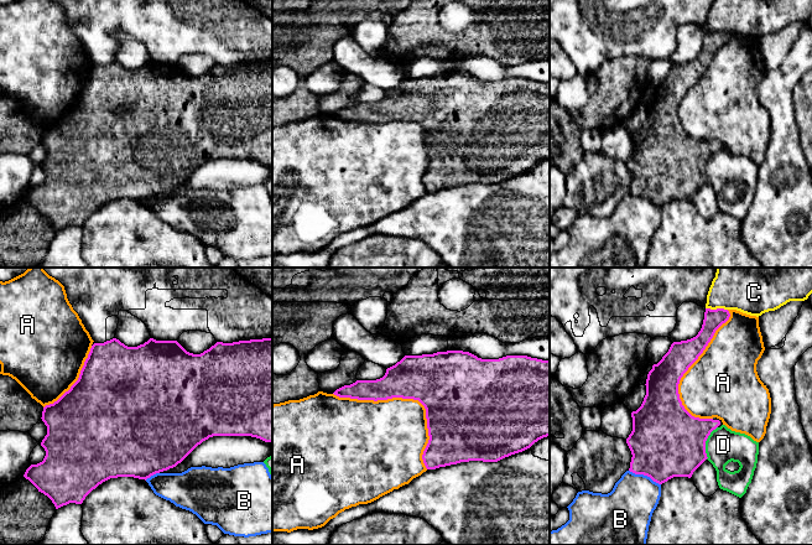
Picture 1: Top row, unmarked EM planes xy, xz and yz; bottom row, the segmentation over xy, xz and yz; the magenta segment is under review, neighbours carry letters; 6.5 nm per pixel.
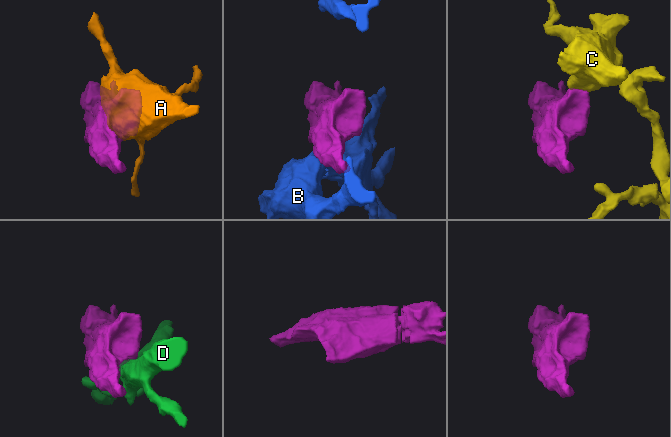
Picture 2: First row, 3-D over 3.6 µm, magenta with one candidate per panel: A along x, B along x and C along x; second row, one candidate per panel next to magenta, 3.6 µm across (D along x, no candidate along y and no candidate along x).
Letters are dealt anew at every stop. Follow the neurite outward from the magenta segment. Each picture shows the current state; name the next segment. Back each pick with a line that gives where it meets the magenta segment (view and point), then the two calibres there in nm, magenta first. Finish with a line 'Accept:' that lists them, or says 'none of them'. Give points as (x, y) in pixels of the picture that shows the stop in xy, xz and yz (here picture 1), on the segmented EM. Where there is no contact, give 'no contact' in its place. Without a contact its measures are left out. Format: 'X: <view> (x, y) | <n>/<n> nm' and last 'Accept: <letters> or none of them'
Accept: none of them

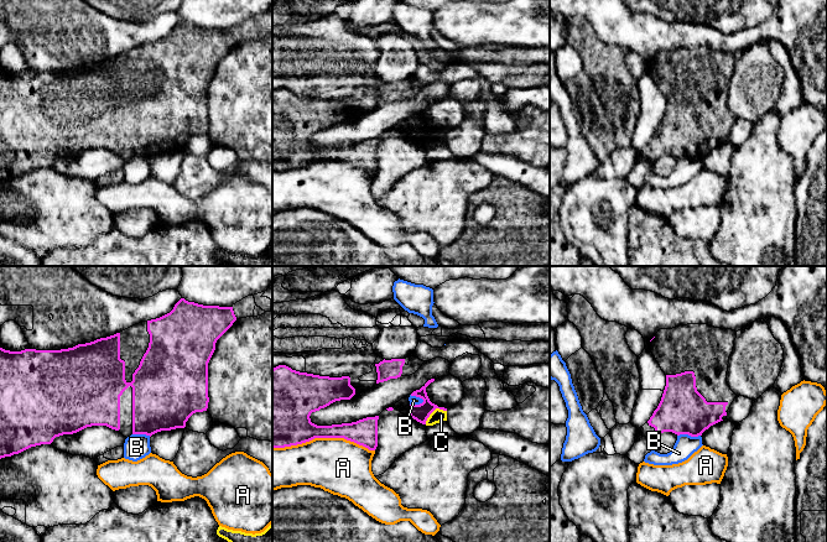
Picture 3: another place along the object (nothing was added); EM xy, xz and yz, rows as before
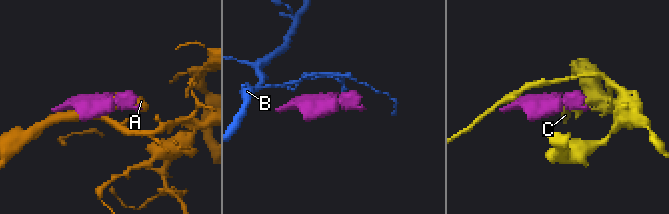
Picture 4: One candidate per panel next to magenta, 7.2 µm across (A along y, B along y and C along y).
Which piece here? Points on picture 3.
Accept: none of them

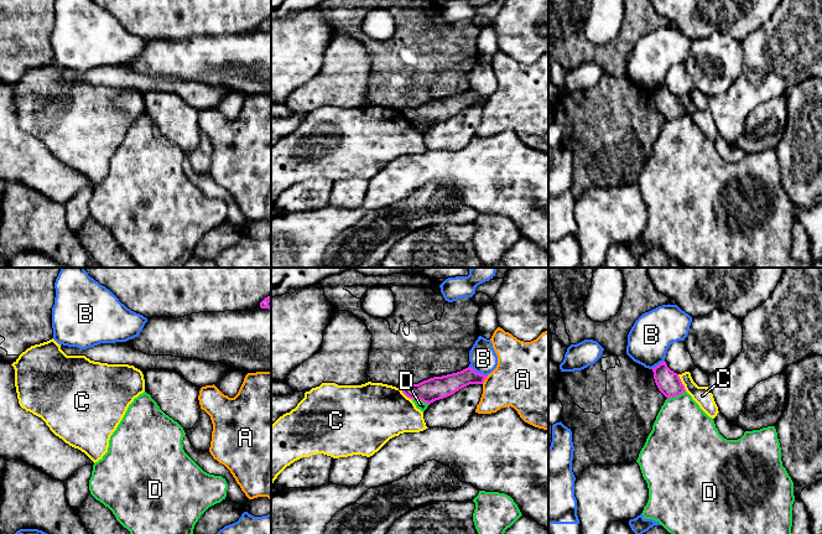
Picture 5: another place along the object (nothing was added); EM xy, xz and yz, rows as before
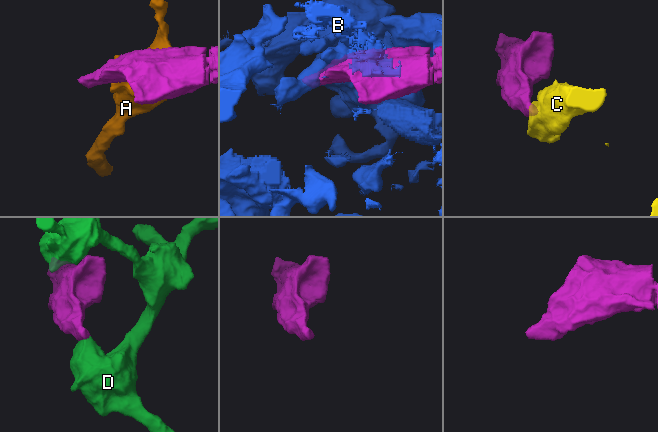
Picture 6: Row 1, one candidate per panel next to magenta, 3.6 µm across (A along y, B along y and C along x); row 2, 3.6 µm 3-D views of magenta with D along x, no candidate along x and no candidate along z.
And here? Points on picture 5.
Accept: none of them

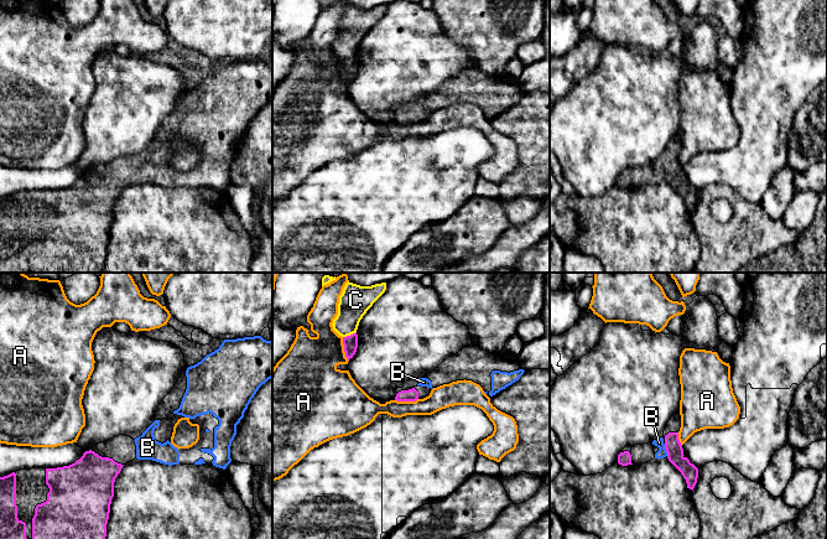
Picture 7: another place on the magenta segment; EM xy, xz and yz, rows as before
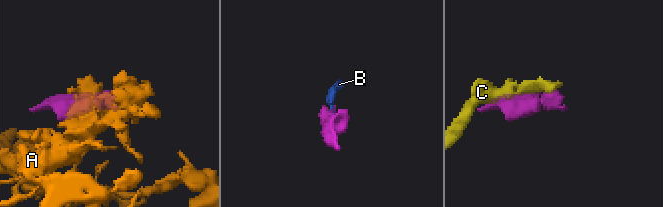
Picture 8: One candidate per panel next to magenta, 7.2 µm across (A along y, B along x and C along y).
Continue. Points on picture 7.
B: yz (666, 450) | 110/60 nm
Accept: B

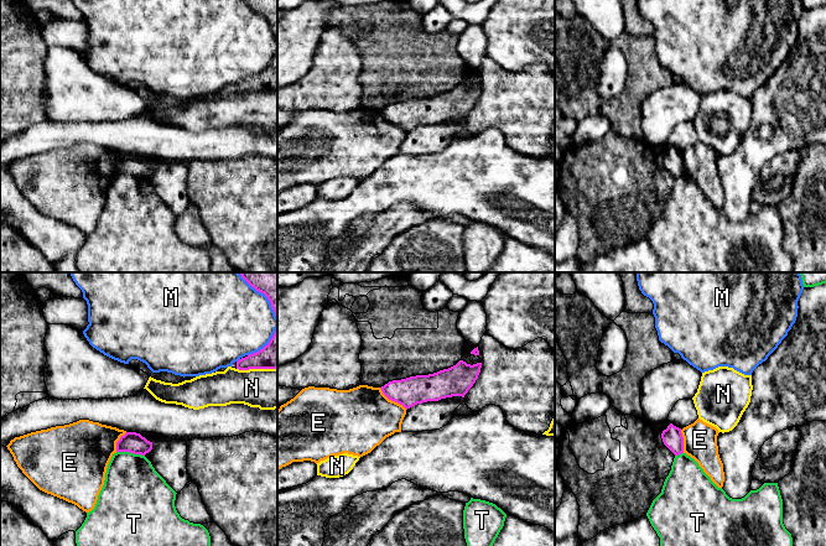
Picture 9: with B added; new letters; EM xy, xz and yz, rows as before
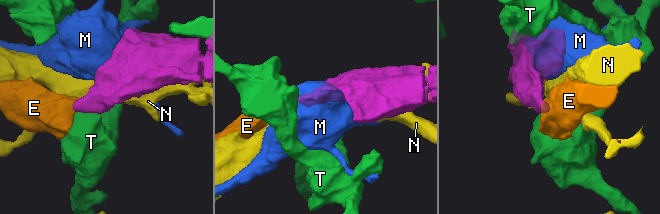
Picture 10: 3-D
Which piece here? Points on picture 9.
Accept: none of them

